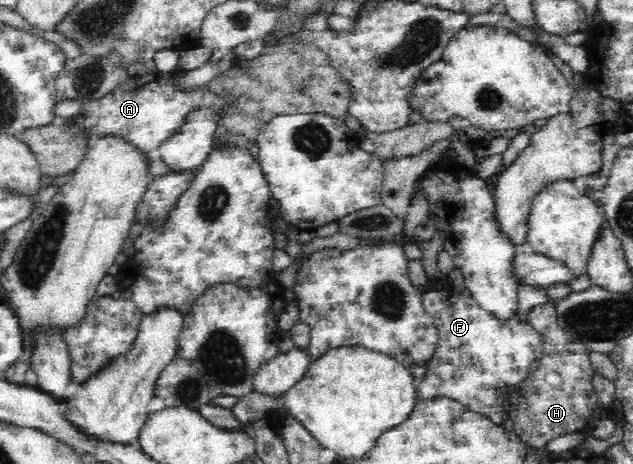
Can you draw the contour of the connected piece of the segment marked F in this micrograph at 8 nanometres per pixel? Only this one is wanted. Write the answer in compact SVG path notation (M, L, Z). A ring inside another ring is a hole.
M446 274L438 280L427 277L426 284L420 285L417 291L424 311L436 323L438 340L427 360L426 374L414 379L416 398L448 393L471 411L482 412L496 423L508 420L508 386L526 380L539 368L543 354L542 338L529 316L522 318L517 306L512 316L497 318L474 299L468 287L456 287Z

